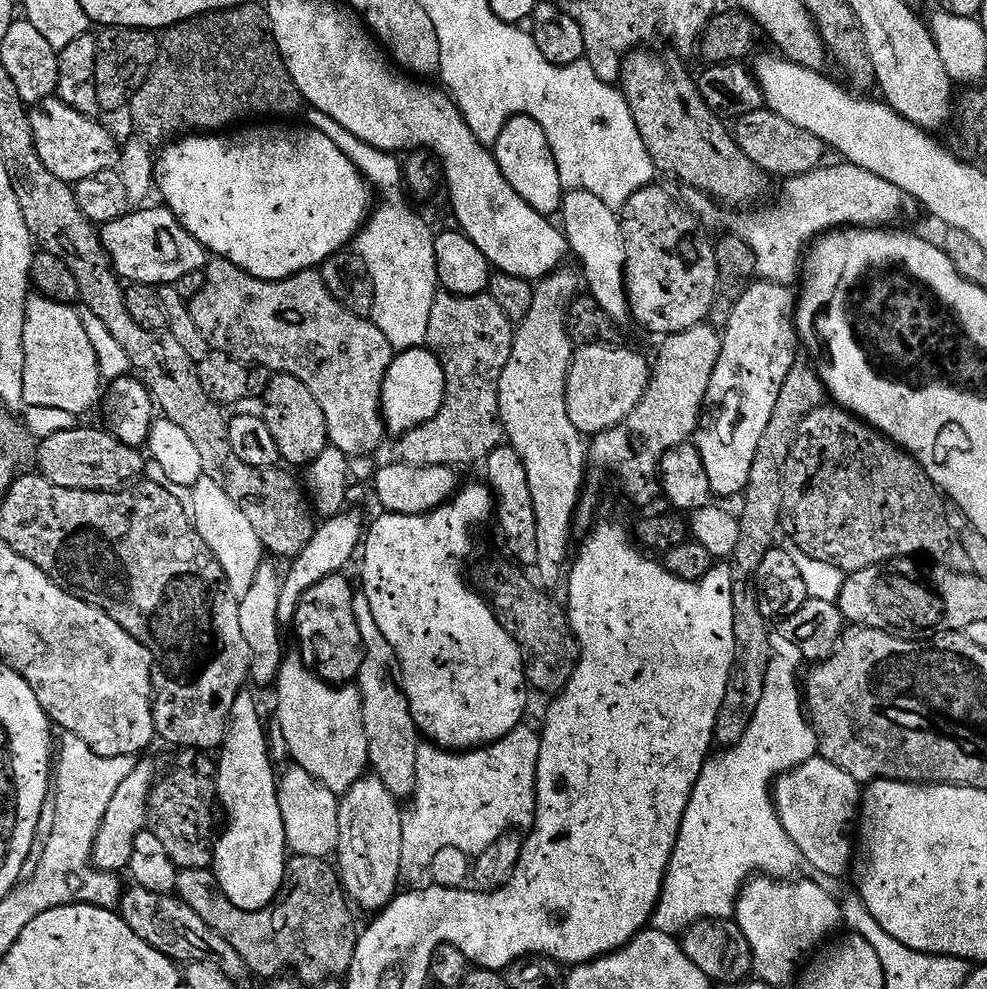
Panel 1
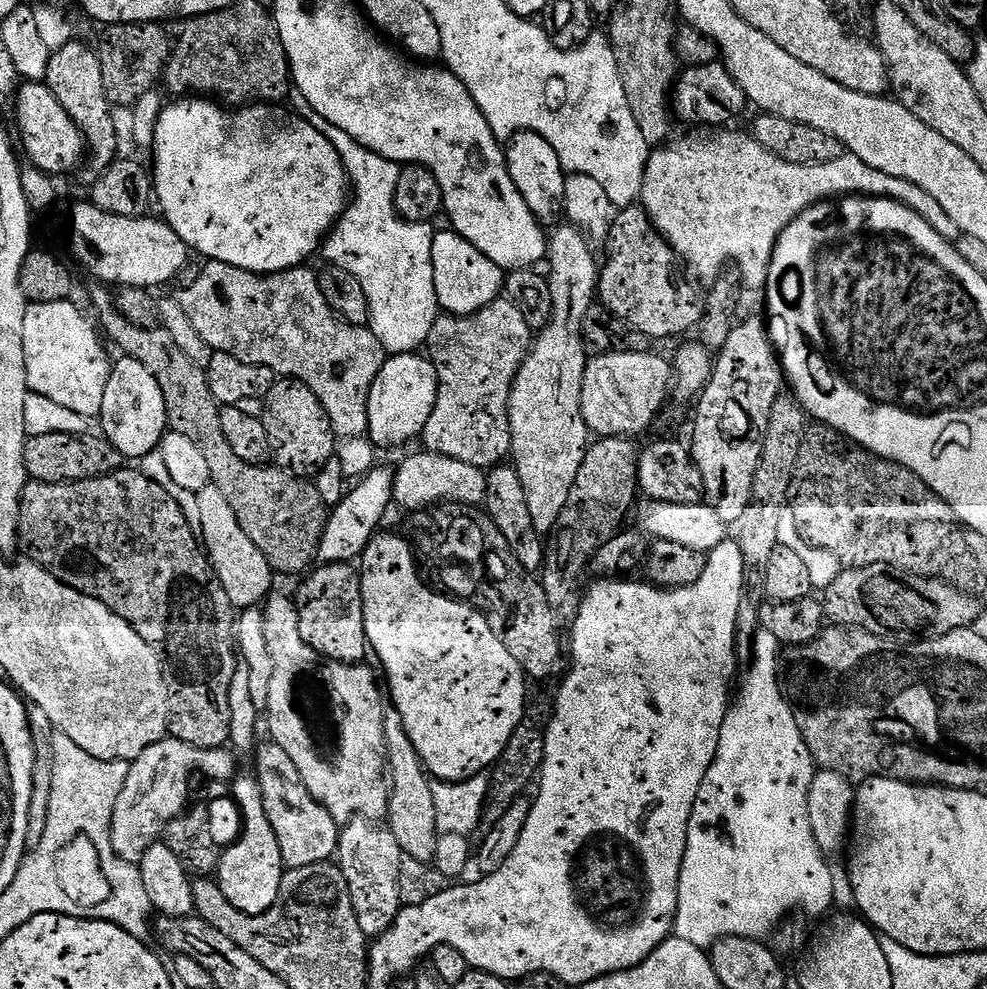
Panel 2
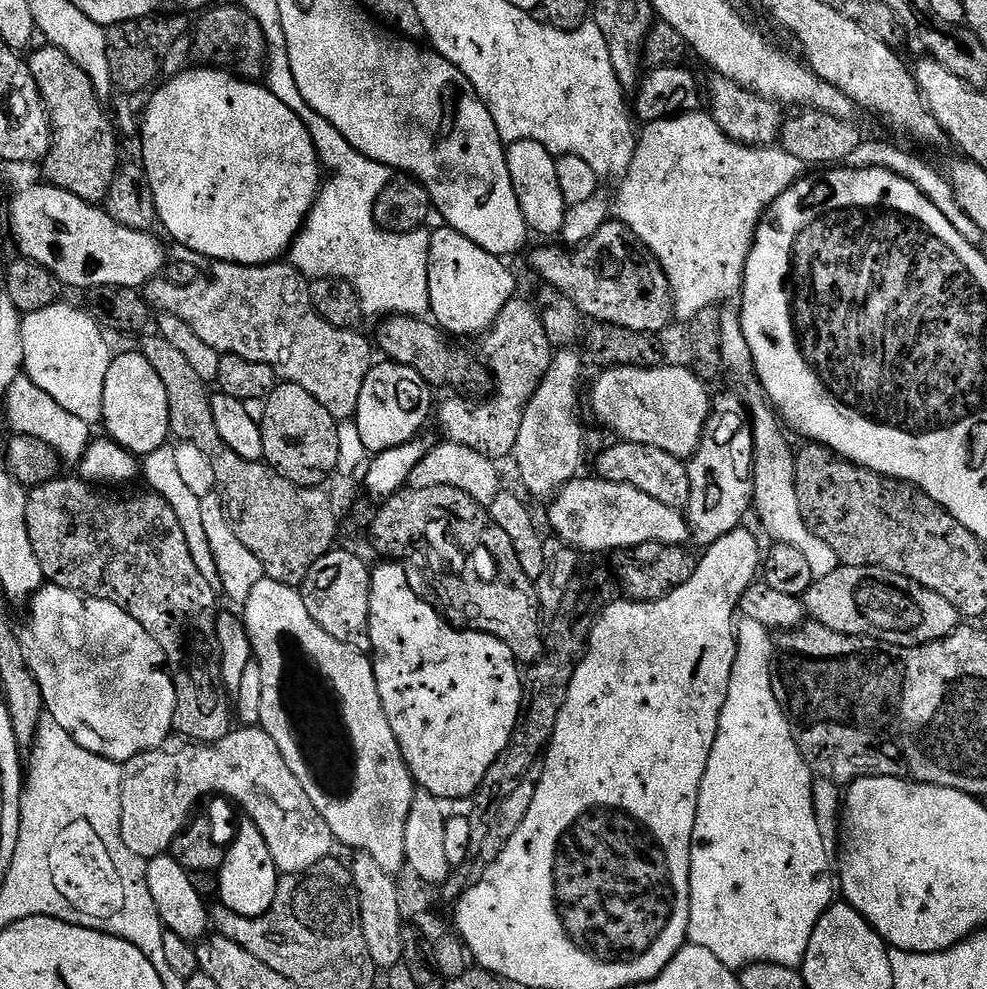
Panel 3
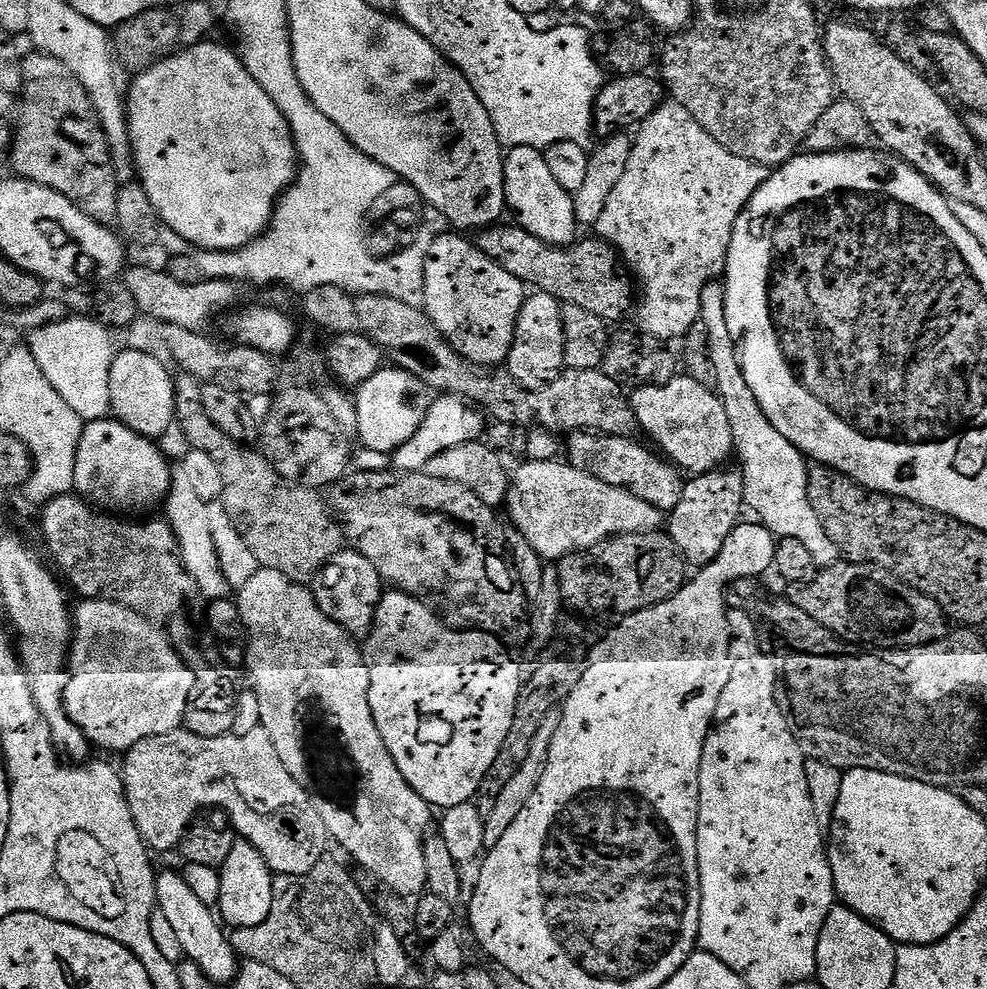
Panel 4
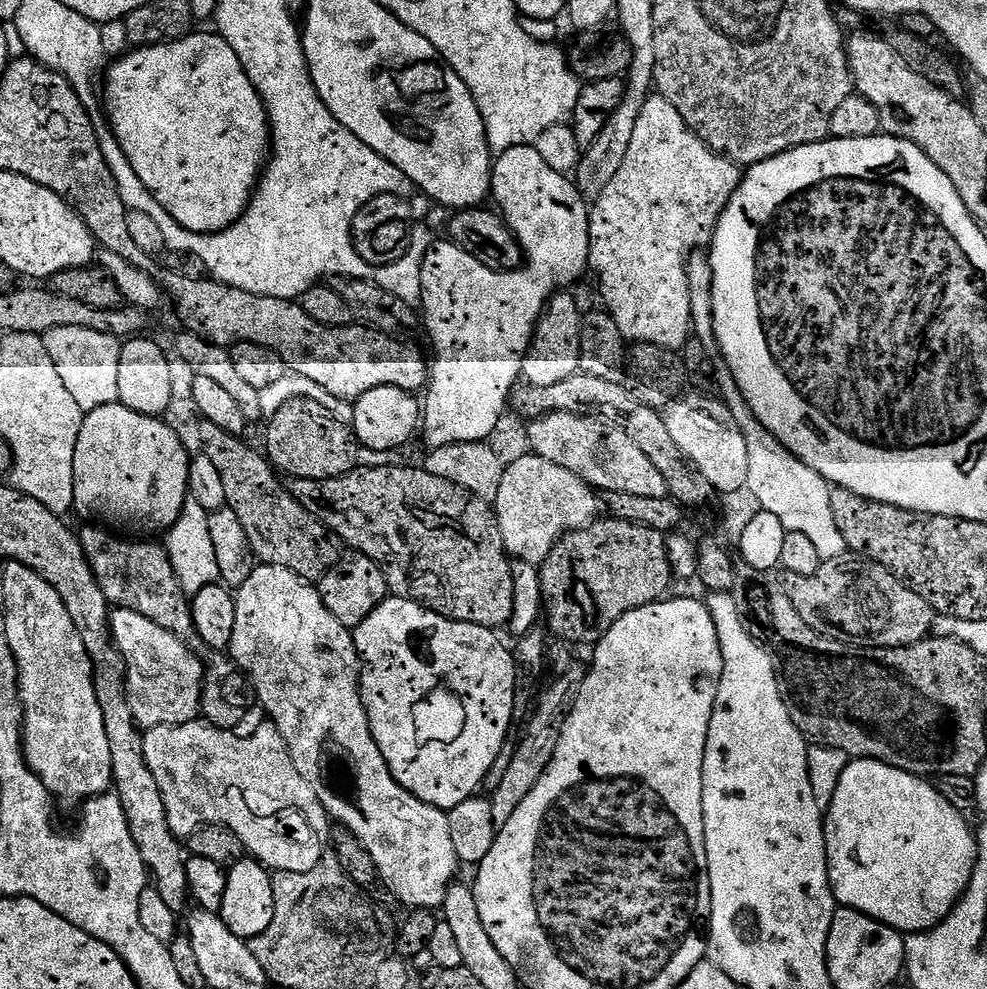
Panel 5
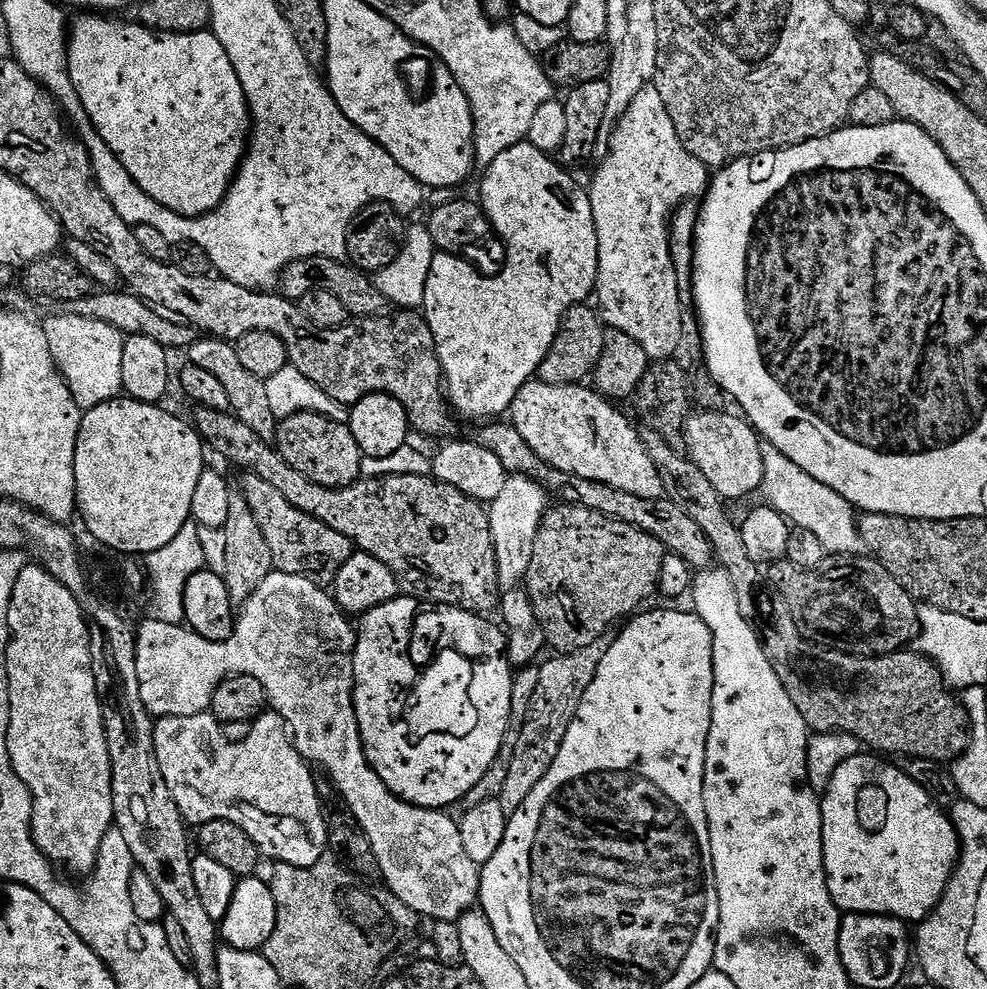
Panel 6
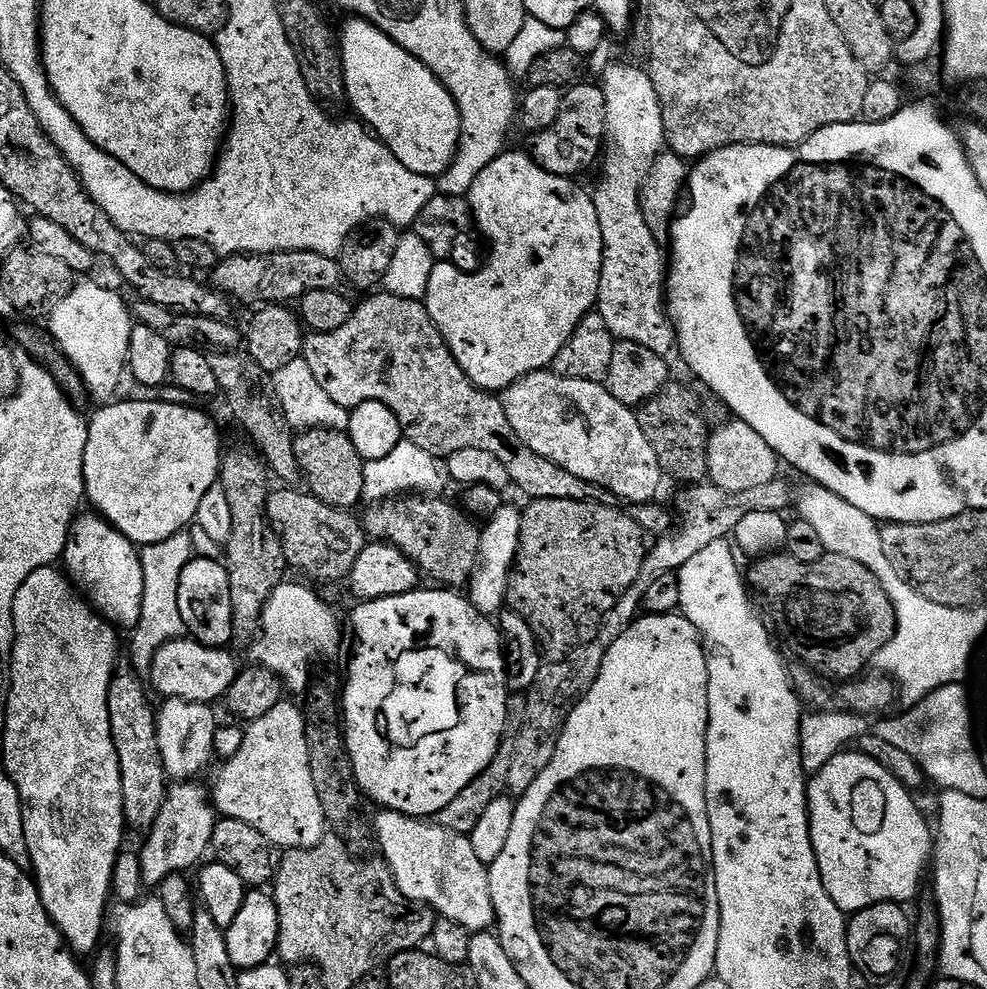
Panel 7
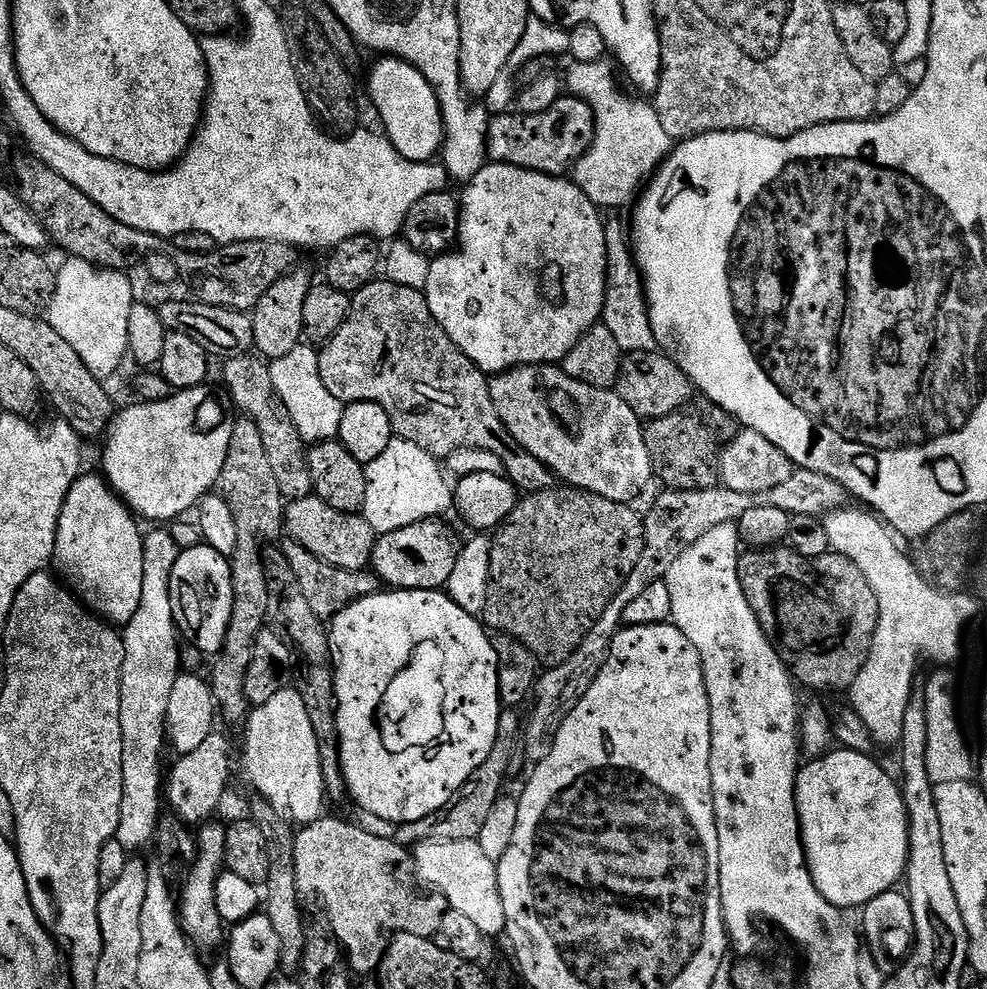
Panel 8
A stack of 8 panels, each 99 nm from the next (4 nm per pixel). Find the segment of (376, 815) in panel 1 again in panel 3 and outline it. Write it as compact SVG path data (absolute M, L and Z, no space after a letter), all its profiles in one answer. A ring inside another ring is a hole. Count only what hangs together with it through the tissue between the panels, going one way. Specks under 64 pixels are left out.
M360 854L355 857L356 861L351 861L350 867L352 870L352 885L356 887L356 892L360 897L358 898L358 906L360 907L360 917L362 918L362 934L366 934L366 950L370 950L370 958L376 963L377 969L384 970L384 968L397 968L399 969L402 964L402 934L404 933L406 923L399 916L398 910L398 888L397 888L397 877L391 872L382 870L382 866L378 866L378 862L374 862L374 858Z

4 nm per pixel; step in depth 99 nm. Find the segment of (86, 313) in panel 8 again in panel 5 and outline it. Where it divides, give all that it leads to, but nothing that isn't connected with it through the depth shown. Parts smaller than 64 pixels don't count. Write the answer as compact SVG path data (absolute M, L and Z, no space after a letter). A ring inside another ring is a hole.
M62 326L58 330L45 332L42 339L66 390L70 390L74 402L78 402L85 414L98 406L119 401L118 362L121 341L110 334L98 334L98 330L82 330L82 326Z

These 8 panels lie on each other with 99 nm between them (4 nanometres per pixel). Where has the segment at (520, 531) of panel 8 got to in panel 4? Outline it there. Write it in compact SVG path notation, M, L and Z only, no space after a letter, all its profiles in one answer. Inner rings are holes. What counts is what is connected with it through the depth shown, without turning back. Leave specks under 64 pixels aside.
M664 530L610 536L586 550L564 556L558 567L565 609L580 616L632 616L672 599L686 584L684 558Z

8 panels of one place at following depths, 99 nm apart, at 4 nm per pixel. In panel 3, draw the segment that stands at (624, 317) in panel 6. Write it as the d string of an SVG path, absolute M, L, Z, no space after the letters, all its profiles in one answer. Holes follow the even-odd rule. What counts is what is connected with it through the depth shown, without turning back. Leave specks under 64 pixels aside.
M704 110L643 125L628 173L619 181L620 193L616 200L614 196L614 216L645 244L649 254L662 266L670 282L677 321L687 322L698 310L735 301L743 293L744 267L756 228L768 207L805 172L804 163L794 158L794 154L786 154L784 148L747 148L734 142Z

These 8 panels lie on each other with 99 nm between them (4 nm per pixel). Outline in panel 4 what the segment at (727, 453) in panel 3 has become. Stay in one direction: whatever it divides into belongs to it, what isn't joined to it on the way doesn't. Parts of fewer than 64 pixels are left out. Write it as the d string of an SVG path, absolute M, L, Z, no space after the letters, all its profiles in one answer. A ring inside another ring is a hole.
M728 470L693 475L684 485L682 502L674 506L666 520L668 537L683 556L685 565L692 567L693 564L693 569L696 570L705 568L710 562L714 562L714 558L718 558L718 554L722 554L726 538L730 538L741 519L740 511L745 511L746 508L743 471L724 471Z

